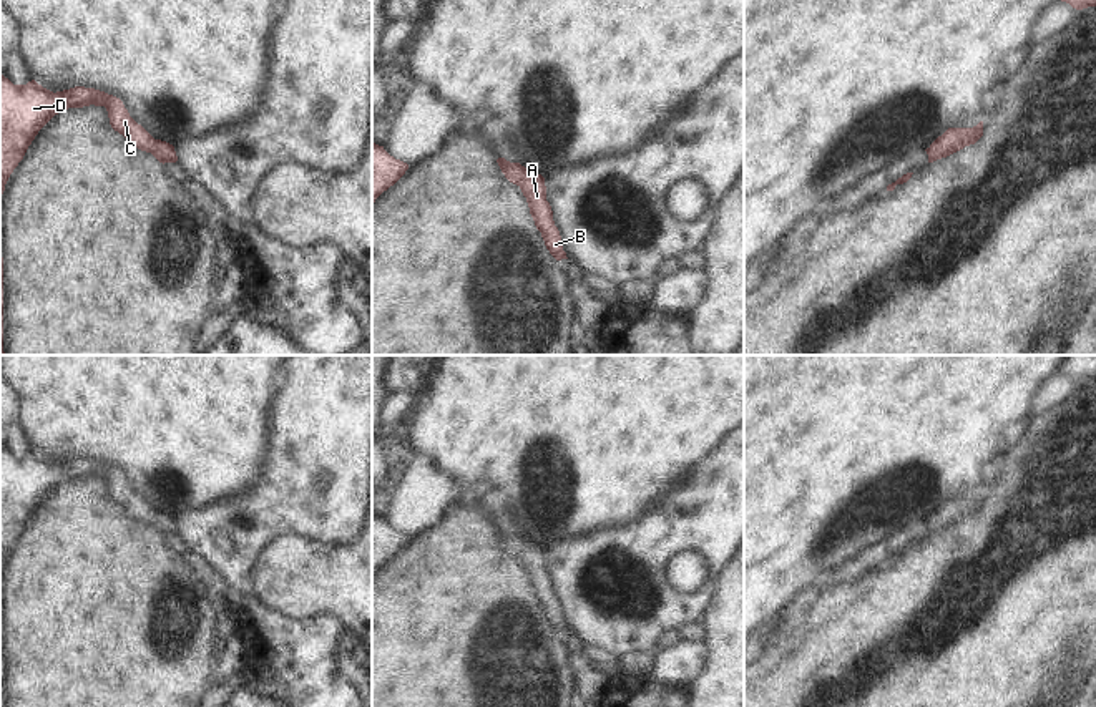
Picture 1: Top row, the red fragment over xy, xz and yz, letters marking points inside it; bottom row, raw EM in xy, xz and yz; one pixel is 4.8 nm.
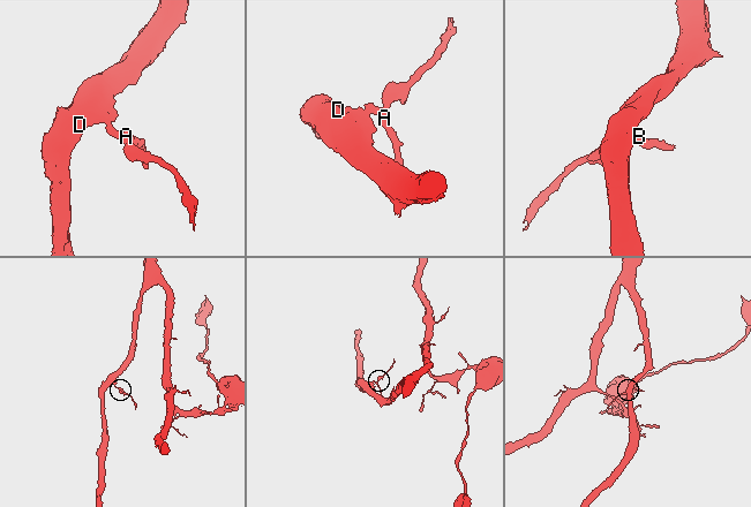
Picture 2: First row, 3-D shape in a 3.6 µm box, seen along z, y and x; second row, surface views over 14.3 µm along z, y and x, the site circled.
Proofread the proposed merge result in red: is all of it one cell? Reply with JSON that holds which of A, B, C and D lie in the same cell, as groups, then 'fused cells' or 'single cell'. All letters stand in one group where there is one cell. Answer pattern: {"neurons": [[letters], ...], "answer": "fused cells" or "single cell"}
{"neurons": [["A", "B", "C", "D"]], "answer": "single cell"}

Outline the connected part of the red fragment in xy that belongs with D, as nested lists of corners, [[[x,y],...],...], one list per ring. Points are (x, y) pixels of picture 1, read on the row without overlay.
[[[0,446],[0,589],[5,556],[23,531],[38,503],[58,485],[68,480],[105,478],[110,496],[135,519],[151,524],[159,534],[176,534],[174,518],[154,511],[138,496],[113,466],[95,460],[75,458],[63,463],[50,463],[35,451],[27,456],[13,456]]]

